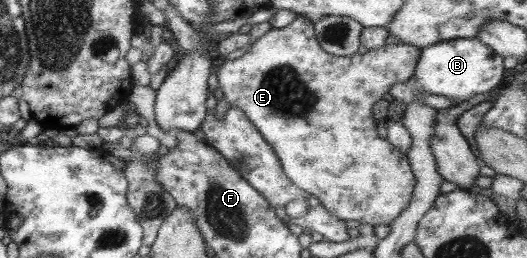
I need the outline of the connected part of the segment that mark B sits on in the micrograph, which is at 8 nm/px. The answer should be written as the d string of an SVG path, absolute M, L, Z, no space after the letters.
M454 38L419 48L420 54L414 69L414 80L424 92L452 98L456 105L474 94L492 90L502 80L502 57L478 38Z

